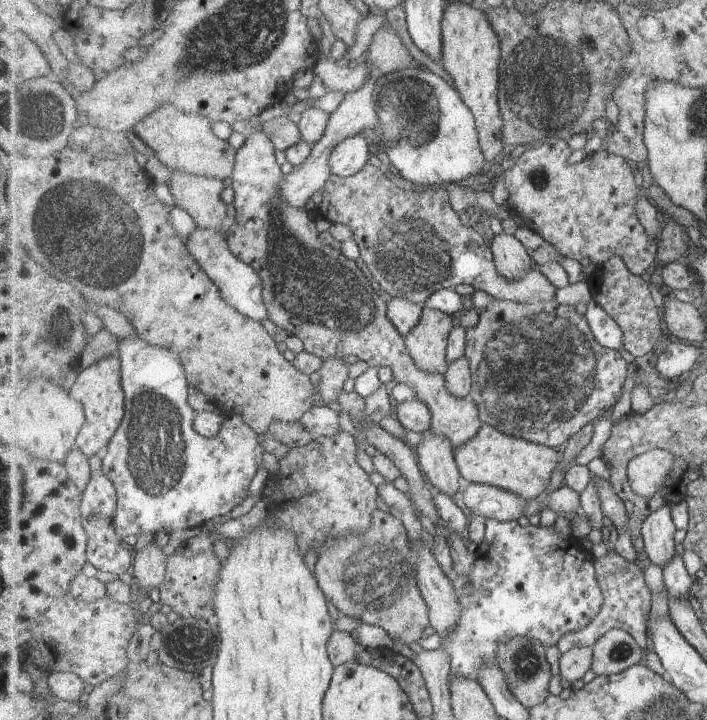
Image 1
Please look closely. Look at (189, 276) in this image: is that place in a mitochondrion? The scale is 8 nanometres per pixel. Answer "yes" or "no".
no

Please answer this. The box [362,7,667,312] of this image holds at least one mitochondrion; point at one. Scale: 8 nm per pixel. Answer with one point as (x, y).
(522, 78)

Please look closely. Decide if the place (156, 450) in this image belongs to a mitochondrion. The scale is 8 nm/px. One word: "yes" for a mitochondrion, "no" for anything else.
yes

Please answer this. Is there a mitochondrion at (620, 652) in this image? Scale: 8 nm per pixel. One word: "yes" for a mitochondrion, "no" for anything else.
yes

